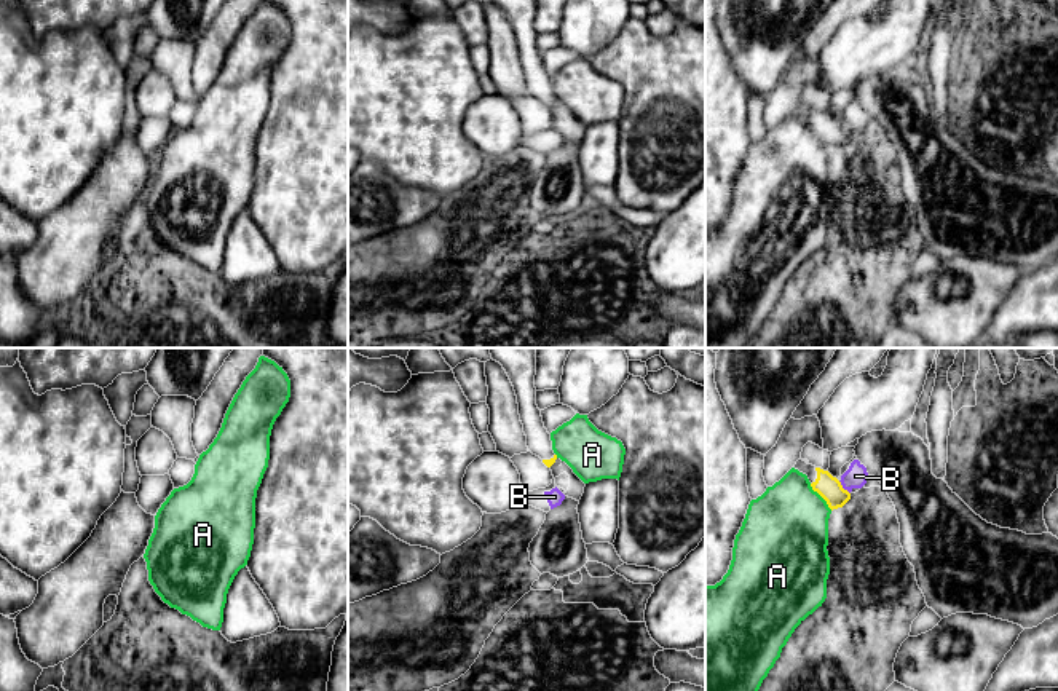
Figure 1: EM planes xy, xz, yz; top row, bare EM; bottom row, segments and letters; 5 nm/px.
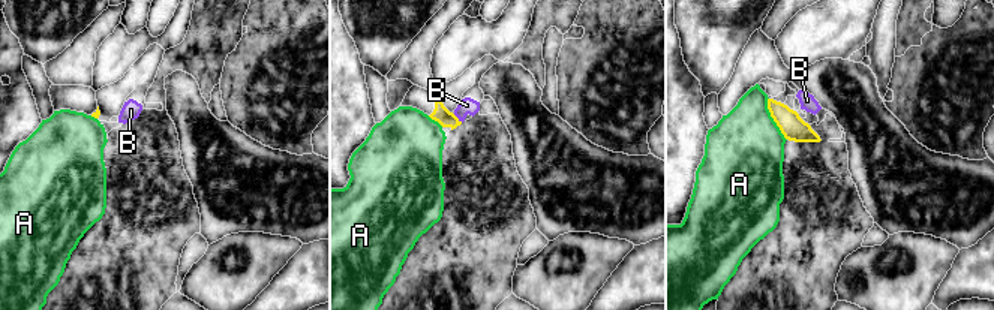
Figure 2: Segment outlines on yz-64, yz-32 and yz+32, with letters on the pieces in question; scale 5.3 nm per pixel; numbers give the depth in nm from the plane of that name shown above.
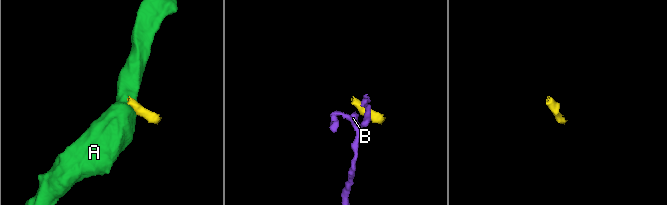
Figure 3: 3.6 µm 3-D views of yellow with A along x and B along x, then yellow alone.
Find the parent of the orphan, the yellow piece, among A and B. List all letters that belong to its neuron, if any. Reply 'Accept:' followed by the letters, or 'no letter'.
Accept: no letter

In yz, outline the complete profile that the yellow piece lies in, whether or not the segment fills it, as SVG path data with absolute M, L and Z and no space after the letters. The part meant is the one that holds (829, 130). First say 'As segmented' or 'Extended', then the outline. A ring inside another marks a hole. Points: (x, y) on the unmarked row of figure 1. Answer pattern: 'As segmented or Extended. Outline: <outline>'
Extended. Outline: M803 102L796 104L795 112L807 118L812 132L827 144L831 153L843 150L851 142L851 136L828 113L807 107Z

